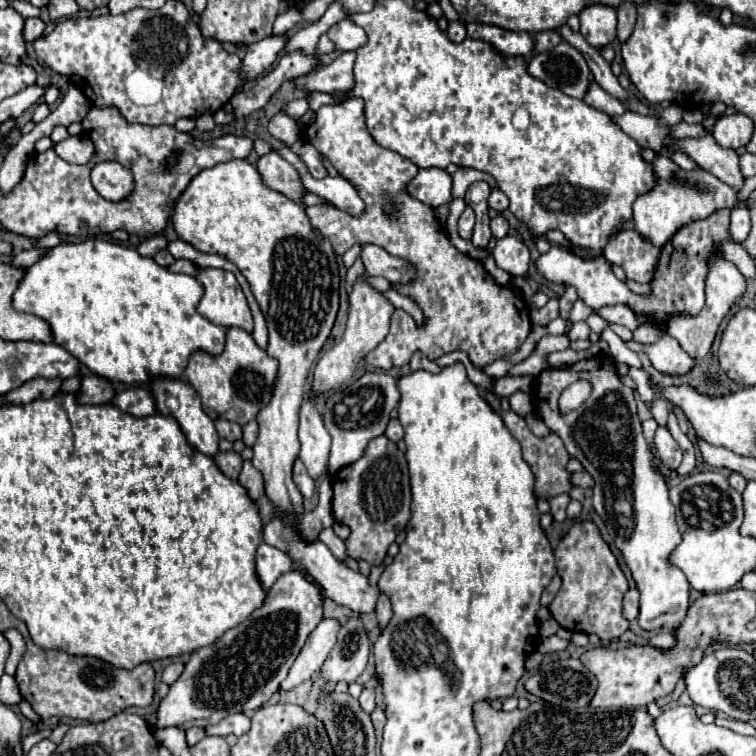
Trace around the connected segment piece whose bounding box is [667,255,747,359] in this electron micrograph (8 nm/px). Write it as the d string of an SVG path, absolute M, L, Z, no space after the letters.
M713 257L713 261L709 263L709 275L707 275L707 281L705 281L705 293L707 293L707 301L705 301L705 307L699 315L691 317L691 315L679 315L679 317L671 317L669 323L667 323L667 333L671 337L675 337L679 341L679 345L693 357L693 359L703 359L715 337L717 337L717 331L719 331L719 325L721 321L727 317L727 313L731 311L731 307L735 305L735 301L745 293L745 277L739 273L739 269L723 259L723 257Z

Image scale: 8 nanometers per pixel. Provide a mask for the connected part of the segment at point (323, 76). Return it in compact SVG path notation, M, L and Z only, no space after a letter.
M341 53L333 63L321 67L319 71L299 77L297 85L311 91L327 91L327 93L345 93L353 87L353 59L355 53Z

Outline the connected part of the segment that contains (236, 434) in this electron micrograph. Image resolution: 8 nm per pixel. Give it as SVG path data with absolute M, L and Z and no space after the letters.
M215 419L215 429L219 433L219 437L235 441L241 439L241 425L239 423L231 423L227 419Z

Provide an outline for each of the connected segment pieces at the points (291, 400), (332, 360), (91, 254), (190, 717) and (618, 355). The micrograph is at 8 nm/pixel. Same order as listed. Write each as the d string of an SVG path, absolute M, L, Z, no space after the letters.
M233 159L221 165L215 165L211 169L203 169L199 175L193 177L189 187L181 193L175 211L173 211L173 227L177 223L177 235L179 239L193 245L197 251L203 253L217 253L233 261L239 271L247 277L251 291L267 319L269 327L269 347L267 355L279 361L279 371L273 387L271 401L263 411L257 415L259 423L259 437L253 445L253 465L263 473L265 479L265 491L267 497L275 503L277 511L289 511L291 515L297 515L295 523L303 537L317 539L317 533L329 525L335 523L333 511L331 511L331 481L329 485L323 485L321 503L315 511L305 513L303 511L303 497L299 495L293 479L291 469L293 461L299 453L299 439L297 439L297 425L299 425L299 405L305 395L305 381L309 375L311 365L315 363L321 347L325 345L329 331L335 323L337 309L339 309L339 273L337 273L337 261L335 253L331 249L331 243L323 239L309 223L305 215L305 207L301 203L295 203L293 199L287 199L285 195L271 191L263 181L257 169L247 163L245 159Z
M361 277L355 285L353 291L349 295L349 321L347 321L347 329L343 339L333 345L329 351L325 351L325 355L319 359L317 367L315 367L315 383L313 383L313 391L329 391L339 387L341 383L347 383L351 379L351 375L357 369L357 363L369 353L373 351L387 335L389 331L389 319L393 313L393 305L389 305L389 301L375 291L371 285L365 283L365 279Z
M87 239L81 243L59 243L27 267L13 293L13 309L47 321L53 331L53 341L99 377L121 383L145 383L147 377L153 375L181 377L187 359L195 349L205 349L213 355L223 351L225 327L219 327L197 313L201 295L203 287L191 275L171 273L151 257L141 257L135 249L111 241Z
M293 569L287 575L281 575L275 585L267 591L267 599L261 609L255 609L241 625L229 629L219 637L213 645L197 649L191 653L185 671L181 677L169 687L165 699L161 699L159 709L155 713L157 721L155 727L179 727L183 731L191 727L207 727L219 723L227 715L235 711L249 713L259 709L263 703L271 699L275 691L279 691L279 683L287 677L291 665L295 663L299 651L303 649L309 633L319 625L323 619L323 593L315 581L309 581L305 571Z
M609 327L603 329L601 339L609 343L609 357L611 357L613 361L625 361L625 363L631 365L631 367L641 367L641 361L639 361L637 353L631 351L631 349L625 345L625 341L623 341L619 335L615 335Z

